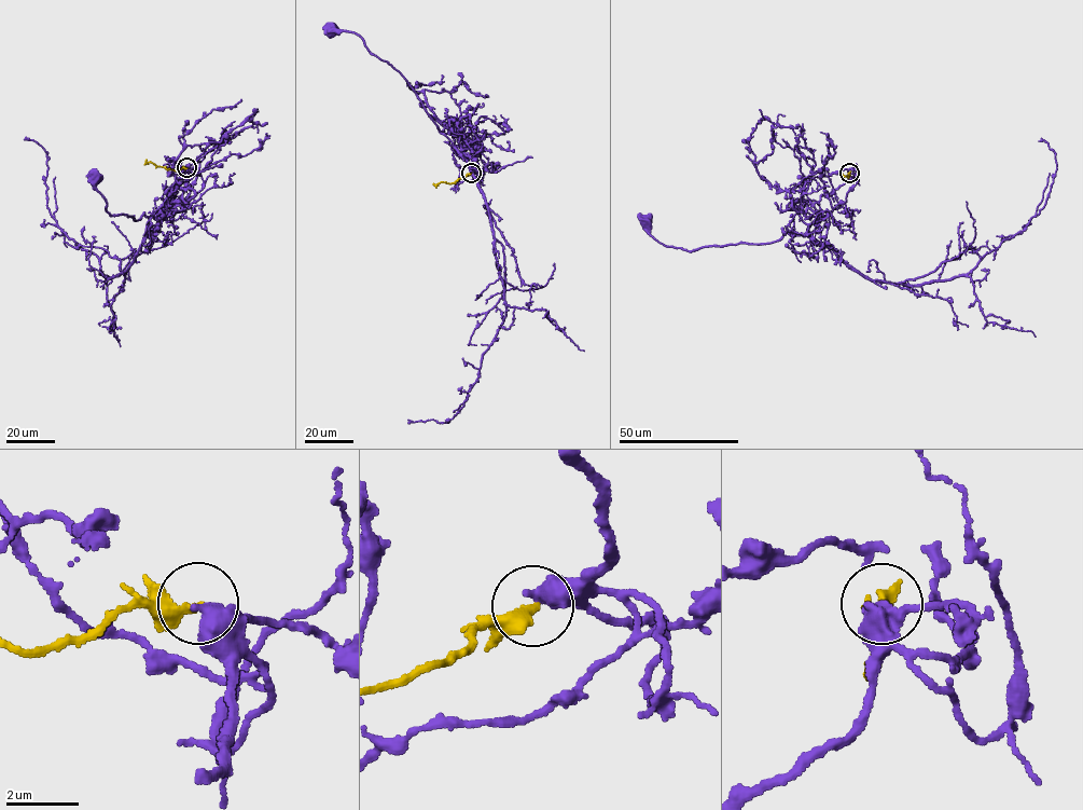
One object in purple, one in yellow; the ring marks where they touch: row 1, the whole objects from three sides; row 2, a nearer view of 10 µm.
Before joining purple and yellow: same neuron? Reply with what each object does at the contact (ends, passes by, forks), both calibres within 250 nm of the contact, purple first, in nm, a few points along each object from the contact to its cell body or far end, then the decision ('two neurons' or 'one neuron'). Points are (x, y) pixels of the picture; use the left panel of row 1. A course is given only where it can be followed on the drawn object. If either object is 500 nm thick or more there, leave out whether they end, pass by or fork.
600 nm thick on the purple side, 320 nm on the other; purple runs (186, 168), (188, 179), (172, 184), (176, 194), (169, 206), (135, 220), (109, 215), (94, 177); yellow runs (186, 167), (175, 170), (150, 162), (144, 164); one neuron

